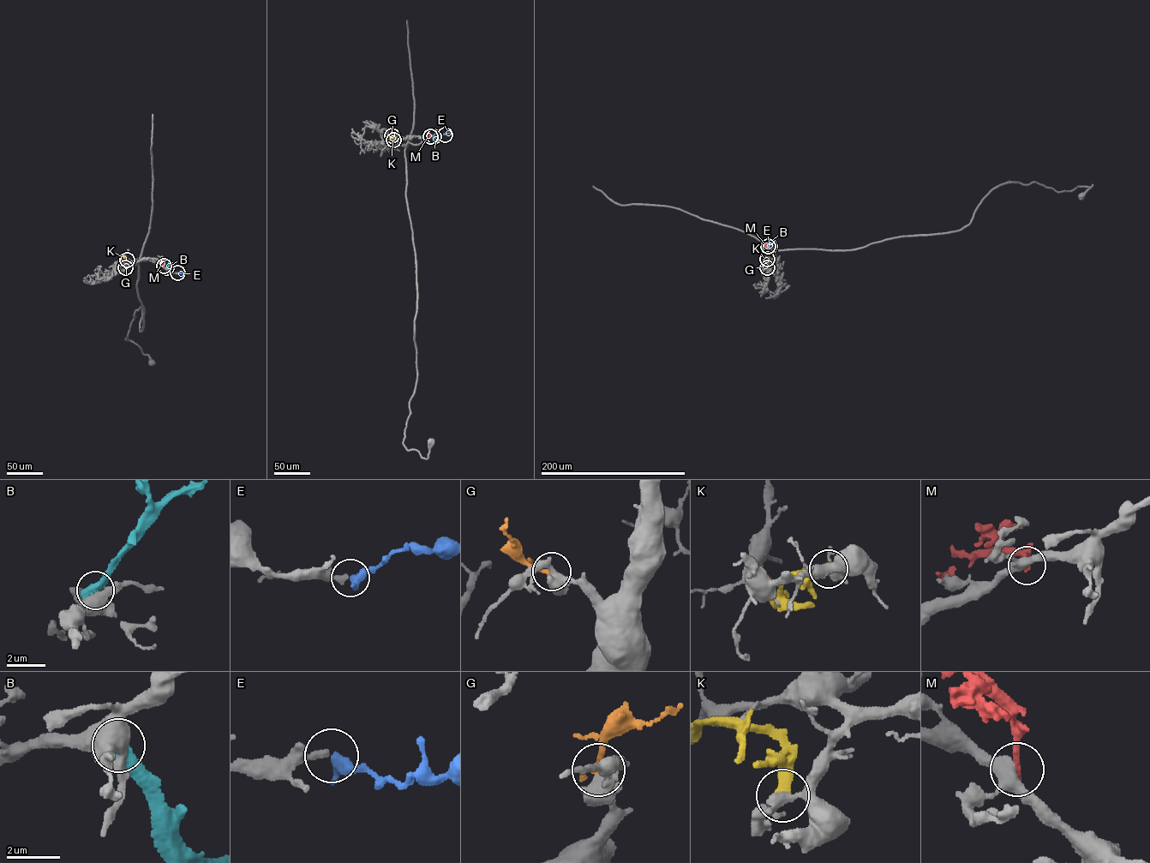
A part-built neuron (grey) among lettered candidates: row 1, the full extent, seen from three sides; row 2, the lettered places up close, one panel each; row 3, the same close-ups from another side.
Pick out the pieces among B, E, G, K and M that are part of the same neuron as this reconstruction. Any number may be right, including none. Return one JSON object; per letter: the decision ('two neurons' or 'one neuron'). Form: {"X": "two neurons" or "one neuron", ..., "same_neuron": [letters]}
{"B": "two neurons", "E": "one neuron", "G": "one neuron", "K": "two neurons", "M": "two neurons", "same_neuron": ["E", "G"]}

